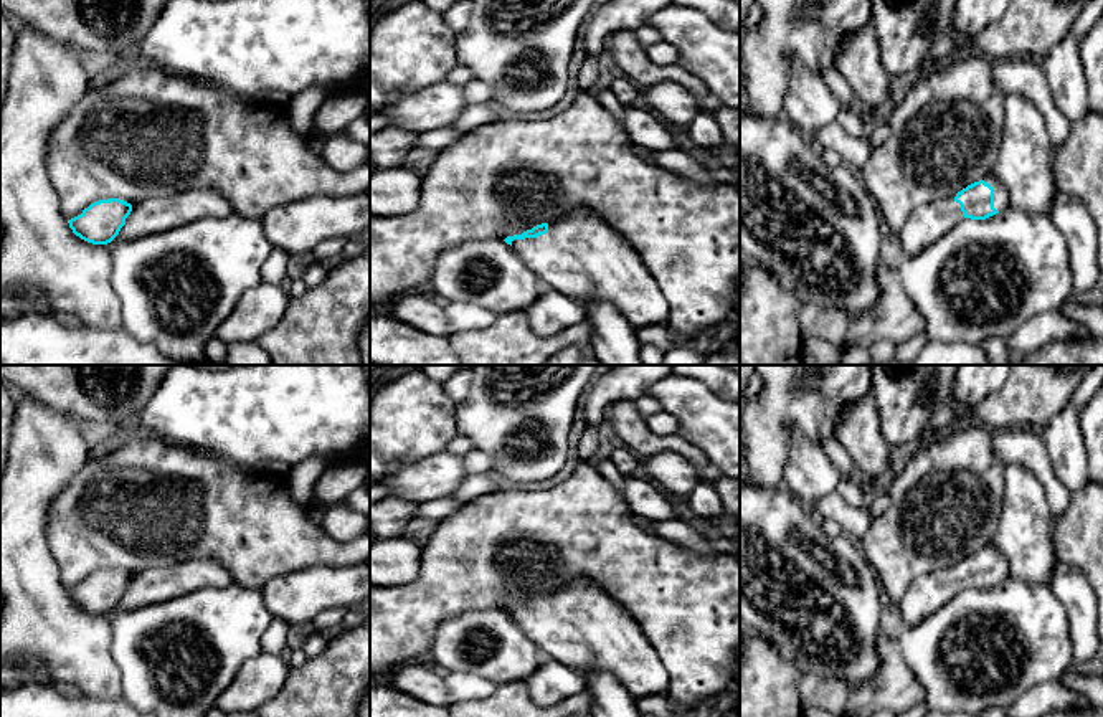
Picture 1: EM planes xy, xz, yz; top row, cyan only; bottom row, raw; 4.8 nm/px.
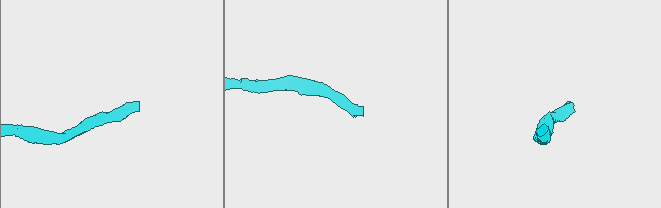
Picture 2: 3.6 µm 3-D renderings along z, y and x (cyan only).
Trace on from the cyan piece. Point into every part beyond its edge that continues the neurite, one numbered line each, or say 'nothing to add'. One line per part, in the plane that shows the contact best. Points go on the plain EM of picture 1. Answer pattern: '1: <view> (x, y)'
1: xz (582, 625)

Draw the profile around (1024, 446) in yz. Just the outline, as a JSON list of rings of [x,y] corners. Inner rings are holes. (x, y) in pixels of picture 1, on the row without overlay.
[[[1029,426],[999,430],[994,433],[992,448],[1004,466],[1019,464],[1039,479],[1055,517],[1065,512],[1072,494],[1053,471],[1042,433]]]

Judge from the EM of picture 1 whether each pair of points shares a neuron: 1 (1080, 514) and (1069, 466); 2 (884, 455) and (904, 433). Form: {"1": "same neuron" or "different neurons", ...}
{"1": "different neurons", "2": "different neurons"}

